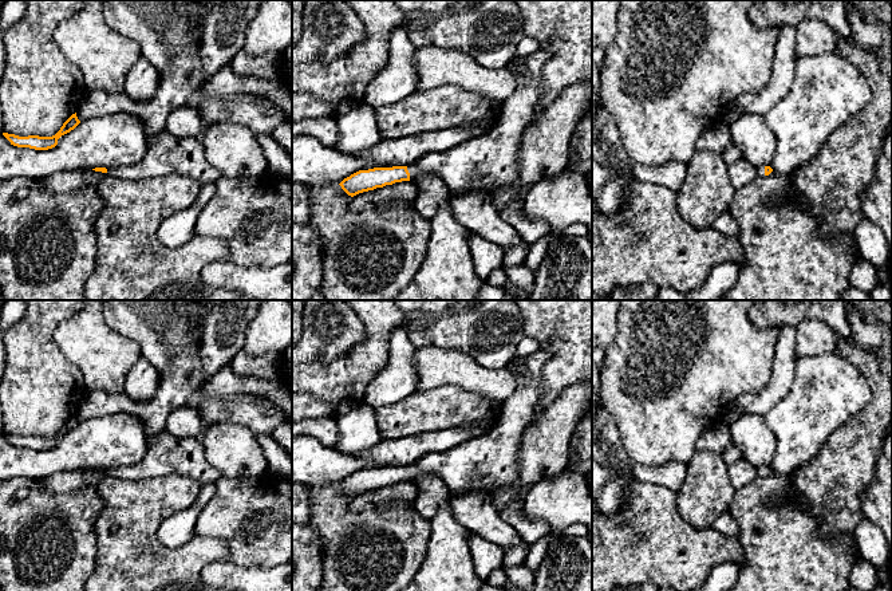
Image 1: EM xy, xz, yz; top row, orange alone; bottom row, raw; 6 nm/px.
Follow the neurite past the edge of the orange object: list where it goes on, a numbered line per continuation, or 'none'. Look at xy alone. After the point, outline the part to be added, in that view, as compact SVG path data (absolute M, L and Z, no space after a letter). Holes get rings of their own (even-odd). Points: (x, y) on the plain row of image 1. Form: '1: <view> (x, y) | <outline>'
1: xy (165, 454) | M162 430L147 441L143 458L133 465L107 469L108 477L143 481L178 473L201 484L216 482L222 474L206 457L200 437L175 437Z

